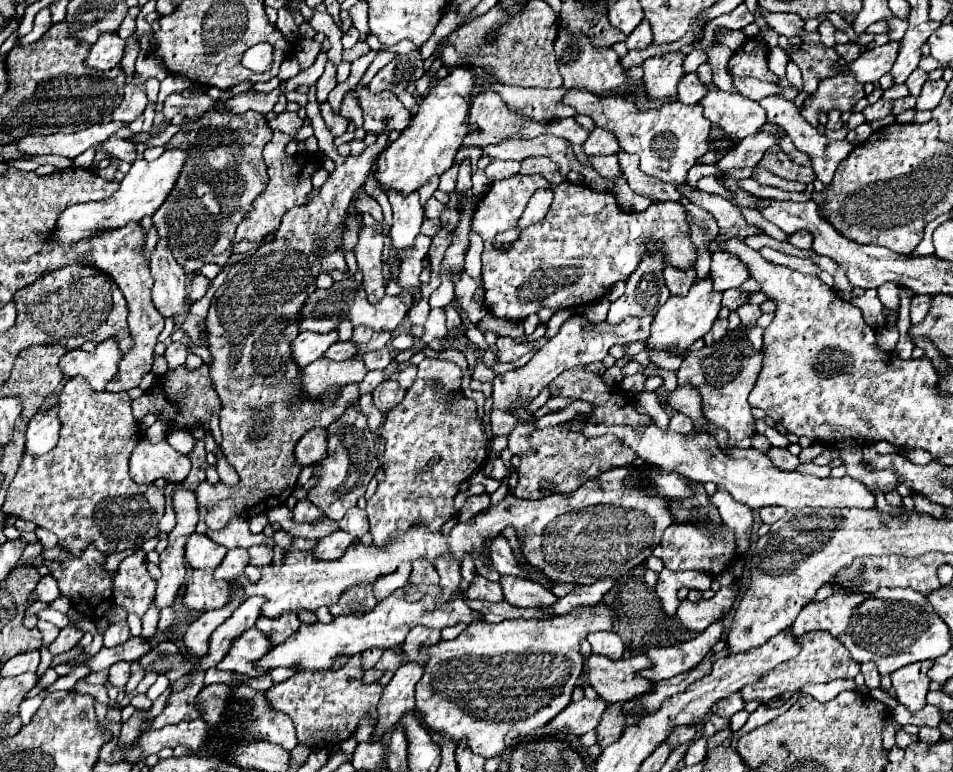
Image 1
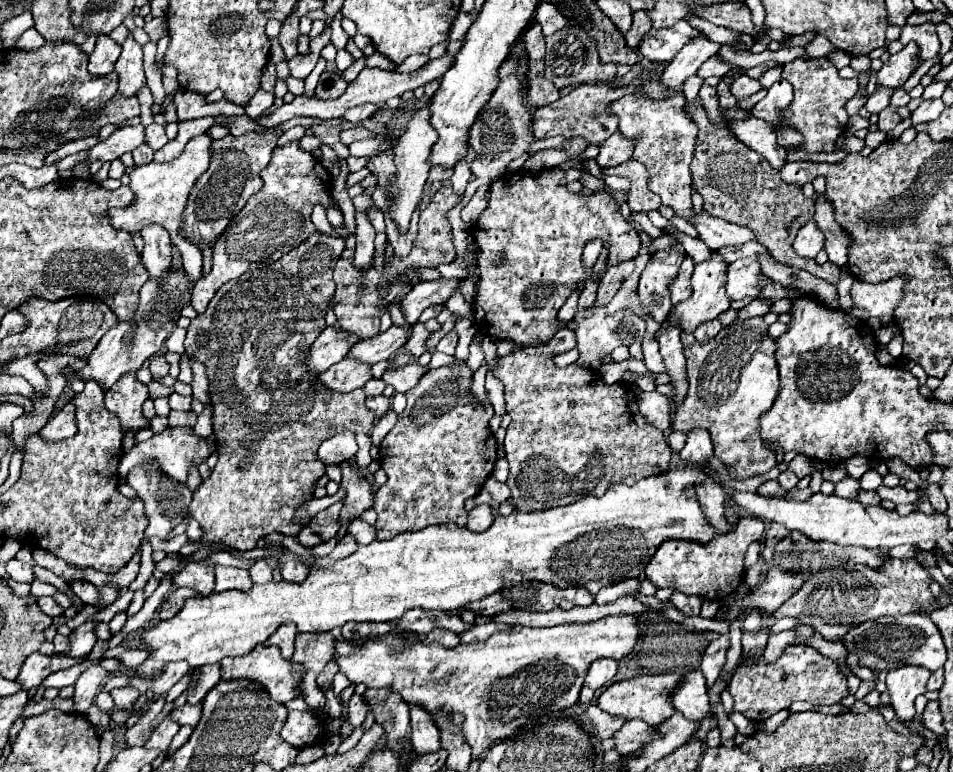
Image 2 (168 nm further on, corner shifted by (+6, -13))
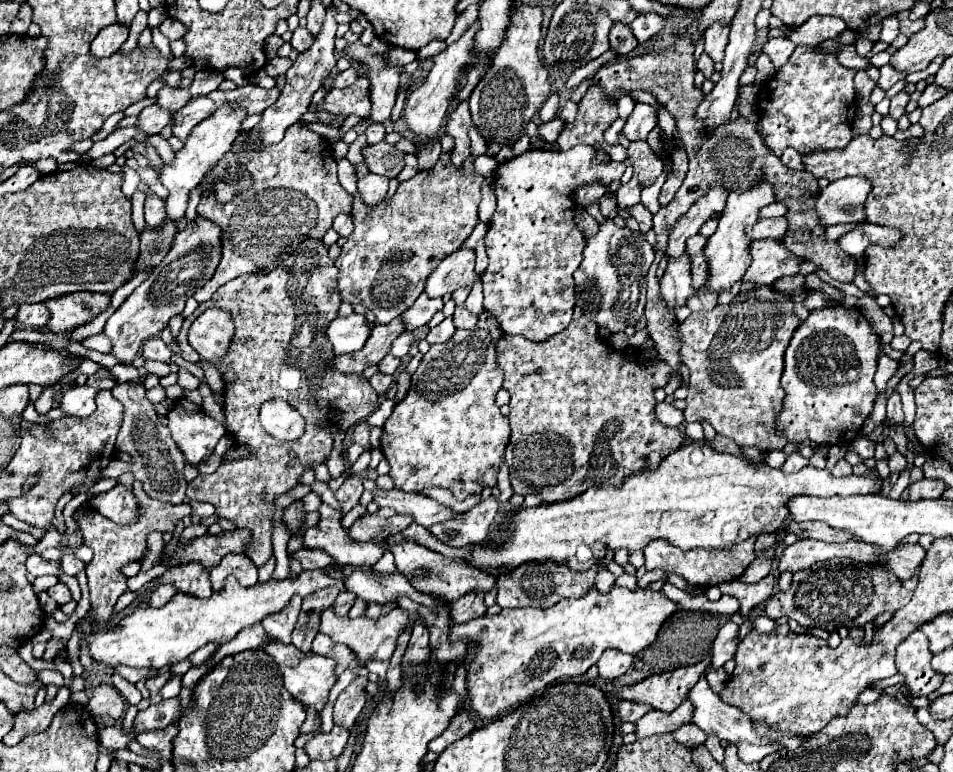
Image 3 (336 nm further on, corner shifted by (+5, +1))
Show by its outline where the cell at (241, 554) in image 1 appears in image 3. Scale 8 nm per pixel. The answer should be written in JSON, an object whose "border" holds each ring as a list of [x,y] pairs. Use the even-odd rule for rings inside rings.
{"border":[[[230,554],[230,556],[224,556],[222,562],[210,570],[212,588],[220,590],[226,576],[230,574],[236,576],[242,586],[254,586],[258,582],[258,568],[254,566],[254,562],[248,556]]]}

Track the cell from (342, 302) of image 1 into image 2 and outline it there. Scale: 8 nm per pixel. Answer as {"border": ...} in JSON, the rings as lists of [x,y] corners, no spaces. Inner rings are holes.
{"border":[[[437,278],[437,280],[423,280],[419,282],[403,300],[403,314],[407,322],[417,322],[421,312],[437,306],[437,304],[445,304],[457,290],[461,288],[461,280],[457,278]]]}

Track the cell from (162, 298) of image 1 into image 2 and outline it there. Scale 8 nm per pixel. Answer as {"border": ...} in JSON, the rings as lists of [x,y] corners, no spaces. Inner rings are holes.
{"border":[[[147,226],[141,230],[141,236],[145,240],[145,248],[141,252],[143,266],[147,268],[151,278],[161,276],[167,278],[167,268],[171,264],[171,252],[173,244],[169,240],[169,232],[163,226]]]}

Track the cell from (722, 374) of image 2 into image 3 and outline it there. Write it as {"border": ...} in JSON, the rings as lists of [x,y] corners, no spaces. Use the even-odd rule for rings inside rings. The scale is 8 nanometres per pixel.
{"border":[[[756,286],[748,292],[740,292],[738,296],[734,296],[734,300],[726,306],[718,304],[714,310],[710,312],[692,312],[678,328],[678,340],[680,340],[680,358],[682,362],[690,368],[690,390],[688,390],[688,398],[686,398],[686,410],[684,410],[684,420],[686,422],[710,422],[712,428],[734,440],[740,448],[746,448],[746,446],[752,446],[752,448],[758,448],[760,452],[770,452],[770,450],[782,450],[786,446],[784,438],[776,438],[776,432],[772,430],[774,426],[774,416],[776,416],[776,410],[780,410],[780,402],[784,398],[784,390],[780,388],[780,376],[782,376],[782,368],[784,368],[784,350],[788,346],[788,338],[792,338],[792,330],[796,330],[796,324],[800,324],[800,320],[792,314],[792,308],[794,304],[786,298],[780,298],[778,292],[774,292],[770,286]]]}

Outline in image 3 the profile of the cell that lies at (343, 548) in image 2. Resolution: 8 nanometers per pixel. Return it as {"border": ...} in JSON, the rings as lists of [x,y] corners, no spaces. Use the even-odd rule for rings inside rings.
{"border":[[[380,508],[376,514],[364,514],[362,518],[358,518],[348,528],[348,538],[354,542],[368,542],[376,534],[382,534],[384,538],[388,538],[388,534],[404,530],[410,522],[412,522],[412,518],[408,518],[408,516],[392,514],[392,510]]]}

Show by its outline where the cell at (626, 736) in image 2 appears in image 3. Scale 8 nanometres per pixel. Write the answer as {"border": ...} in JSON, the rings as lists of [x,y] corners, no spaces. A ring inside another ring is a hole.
{"border":[[[684,700],[684,704],[680,704],[674,712],[666,714],[660,710],[648,710],[640,720],[636,720],[636,736],[638,740],[660,734],[660,732],[672,732],[676,728],[680,728],[682,724],[690,722],[692,716],[692,704],[688,700]]]}

